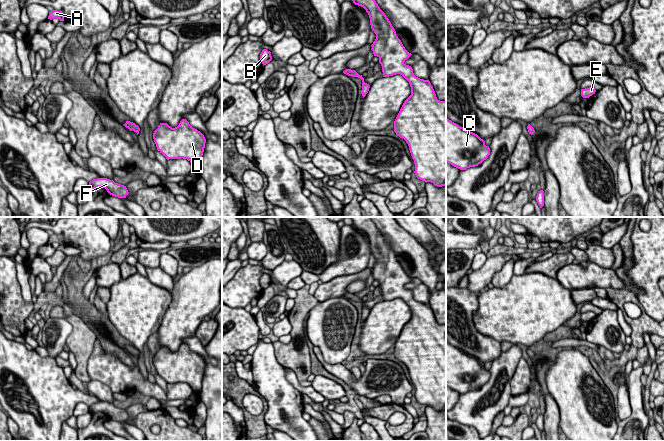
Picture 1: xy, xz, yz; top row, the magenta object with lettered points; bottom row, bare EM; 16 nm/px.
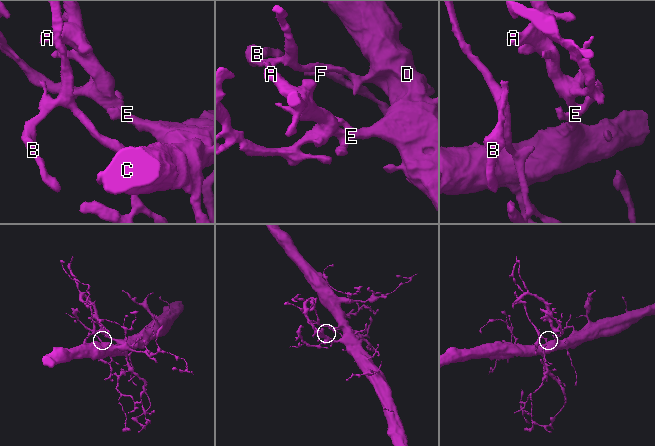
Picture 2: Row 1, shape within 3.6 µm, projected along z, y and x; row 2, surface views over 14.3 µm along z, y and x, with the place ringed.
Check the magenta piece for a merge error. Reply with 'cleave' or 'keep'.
keep

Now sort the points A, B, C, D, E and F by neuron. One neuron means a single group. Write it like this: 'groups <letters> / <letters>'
groups A B C D E F

